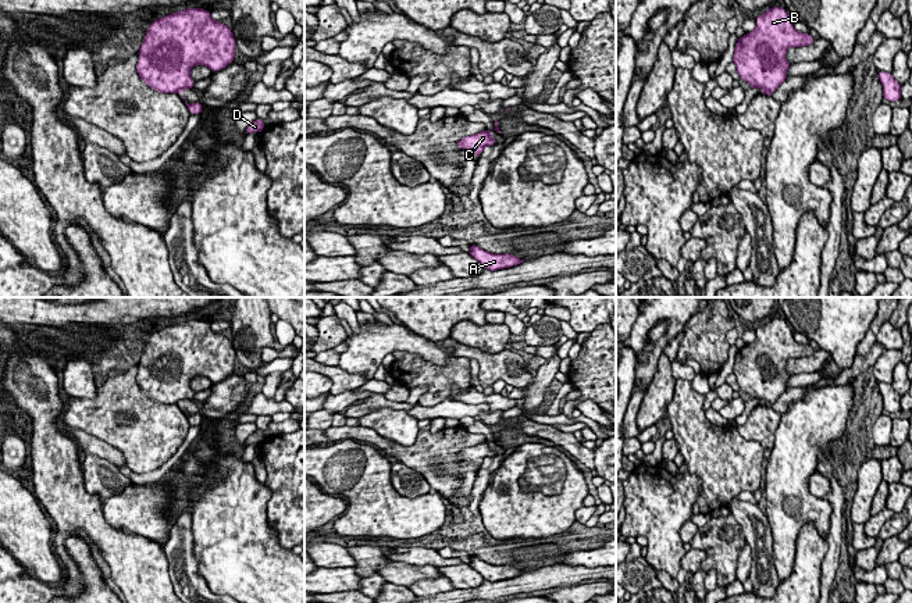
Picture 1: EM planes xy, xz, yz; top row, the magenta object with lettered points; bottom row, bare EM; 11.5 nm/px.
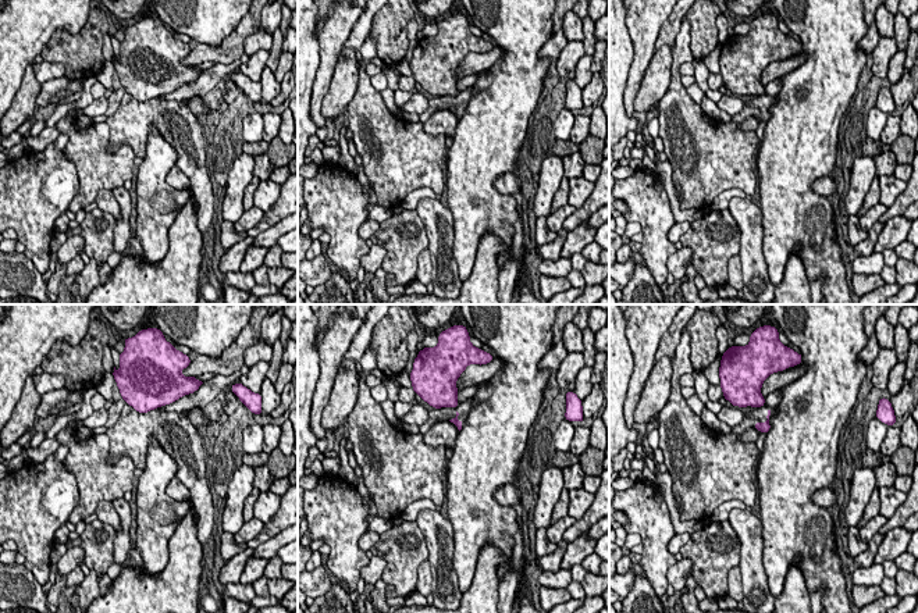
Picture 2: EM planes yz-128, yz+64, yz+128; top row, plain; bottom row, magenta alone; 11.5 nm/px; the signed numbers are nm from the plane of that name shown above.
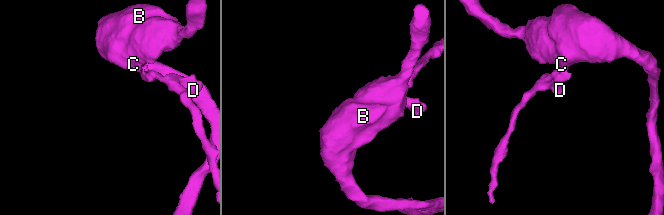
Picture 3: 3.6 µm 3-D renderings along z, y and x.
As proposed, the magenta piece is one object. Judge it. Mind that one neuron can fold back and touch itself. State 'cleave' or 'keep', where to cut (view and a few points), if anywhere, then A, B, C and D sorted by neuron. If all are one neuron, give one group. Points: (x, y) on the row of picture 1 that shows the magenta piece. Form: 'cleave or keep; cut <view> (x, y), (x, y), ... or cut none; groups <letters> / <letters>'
cleave; cut yz (763, 88), (772, 93); groups A B C / D

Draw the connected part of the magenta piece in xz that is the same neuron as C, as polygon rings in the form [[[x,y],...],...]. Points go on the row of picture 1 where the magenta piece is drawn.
[[[485,129],[480,133],[464,136],[456,144],[462,150],[473,151],[477,157],[481,156],[485,146],[495,146],[495,139],[489,135],[489,131]]]

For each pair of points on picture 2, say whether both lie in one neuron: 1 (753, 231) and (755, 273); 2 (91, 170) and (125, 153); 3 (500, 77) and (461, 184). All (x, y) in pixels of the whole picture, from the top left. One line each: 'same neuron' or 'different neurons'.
1: same neuron
2: same neuron
3: same neuron

